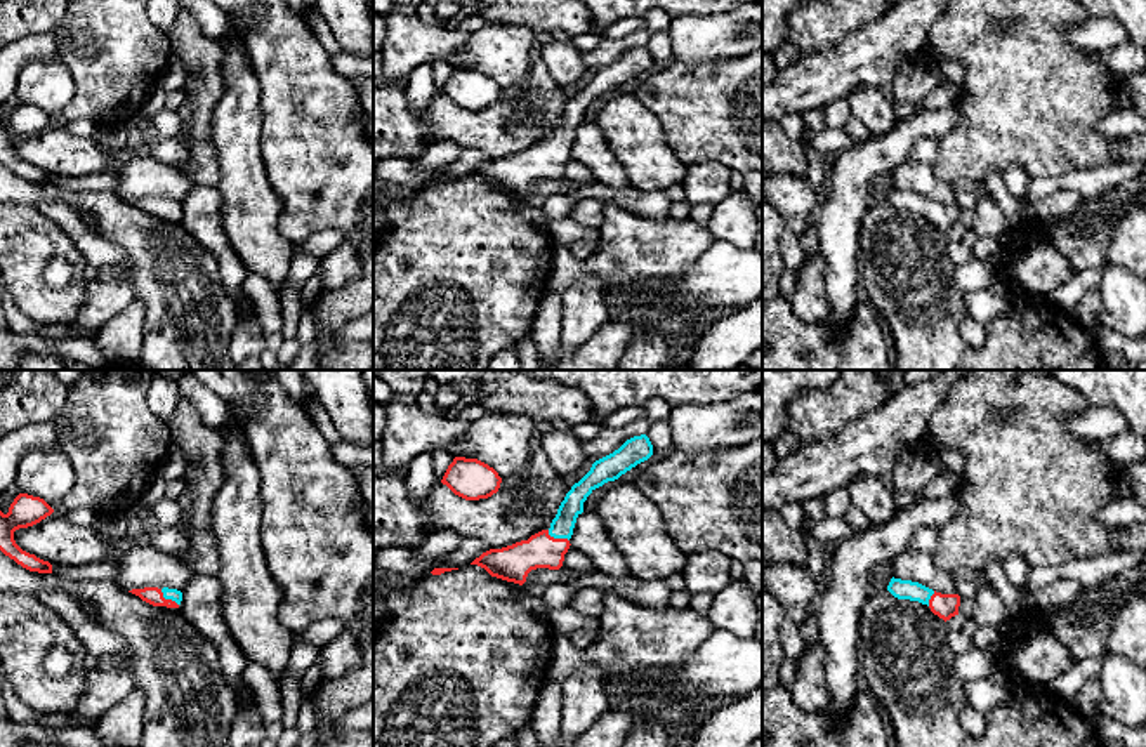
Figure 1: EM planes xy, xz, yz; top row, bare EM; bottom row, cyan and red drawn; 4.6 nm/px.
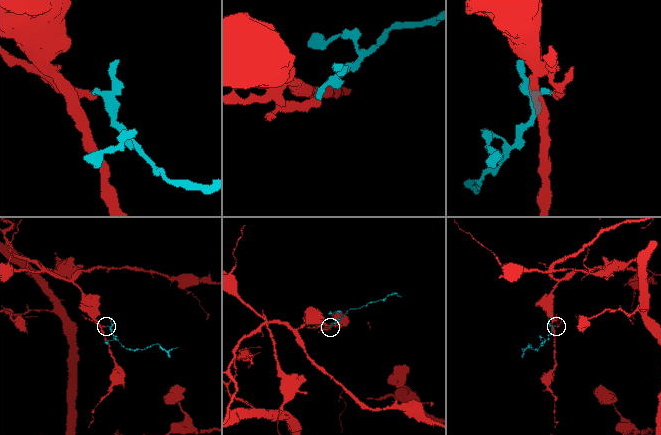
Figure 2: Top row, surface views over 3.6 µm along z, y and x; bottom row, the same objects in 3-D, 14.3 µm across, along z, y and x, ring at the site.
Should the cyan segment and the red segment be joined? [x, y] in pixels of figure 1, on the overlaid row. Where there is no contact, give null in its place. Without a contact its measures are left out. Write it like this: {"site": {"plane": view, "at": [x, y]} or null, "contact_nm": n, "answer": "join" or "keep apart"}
{"site": {"plane": "xz", "at": [558, 537]}, "contact_nm": 120, "answer": "join"}

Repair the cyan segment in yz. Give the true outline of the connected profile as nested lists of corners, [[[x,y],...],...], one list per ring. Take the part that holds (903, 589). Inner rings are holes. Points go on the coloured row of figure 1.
[[[891,578],[887,591],[898,599],[910,599],[927,605],[934,615],[945,622],[958,615],[960,596],[941,594],[919,582]]]

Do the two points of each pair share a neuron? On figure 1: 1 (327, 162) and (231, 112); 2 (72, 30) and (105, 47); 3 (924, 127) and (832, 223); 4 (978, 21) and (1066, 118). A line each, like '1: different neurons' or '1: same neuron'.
1: different neurons
2: same neuron
3: same neuron
4: same neuron

